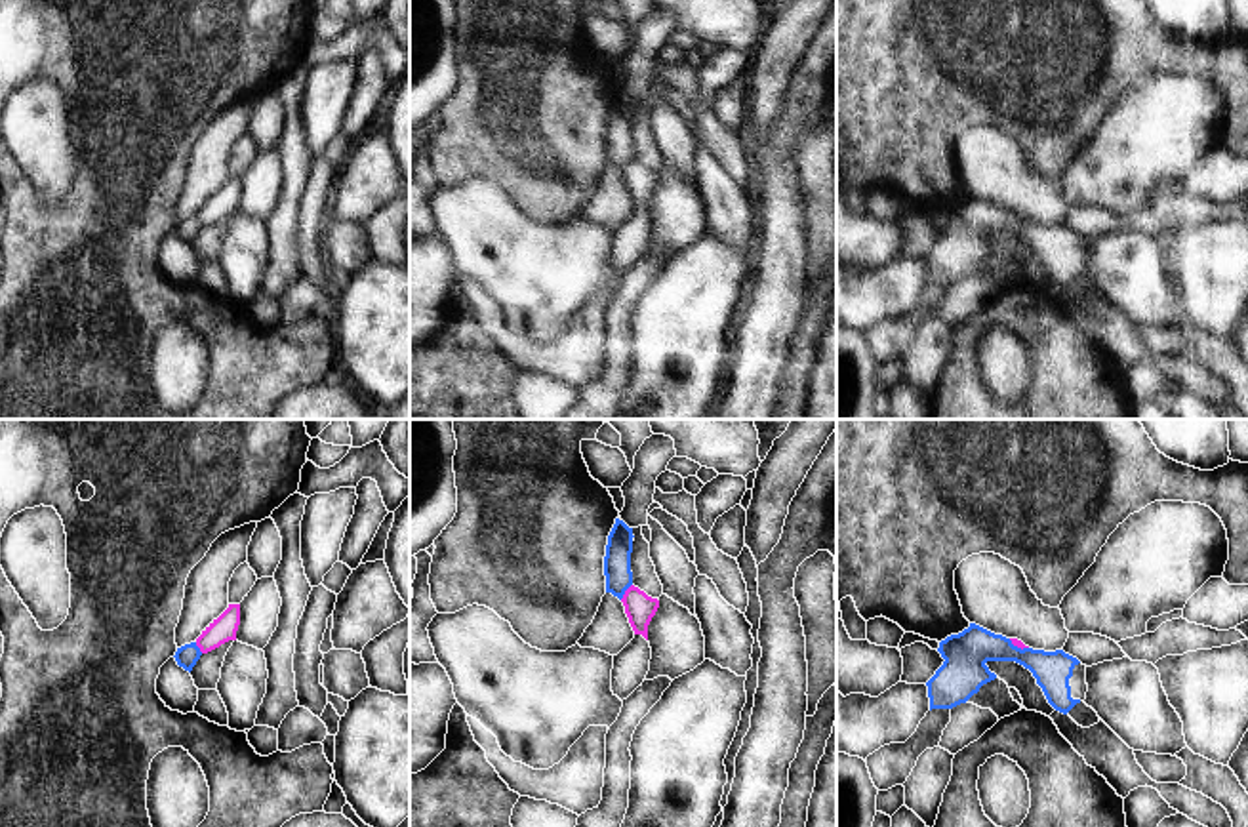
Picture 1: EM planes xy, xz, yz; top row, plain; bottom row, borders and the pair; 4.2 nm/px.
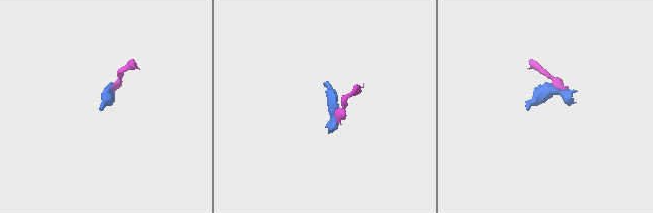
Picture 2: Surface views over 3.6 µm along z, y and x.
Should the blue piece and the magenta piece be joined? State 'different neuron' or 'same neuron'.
different neuron

